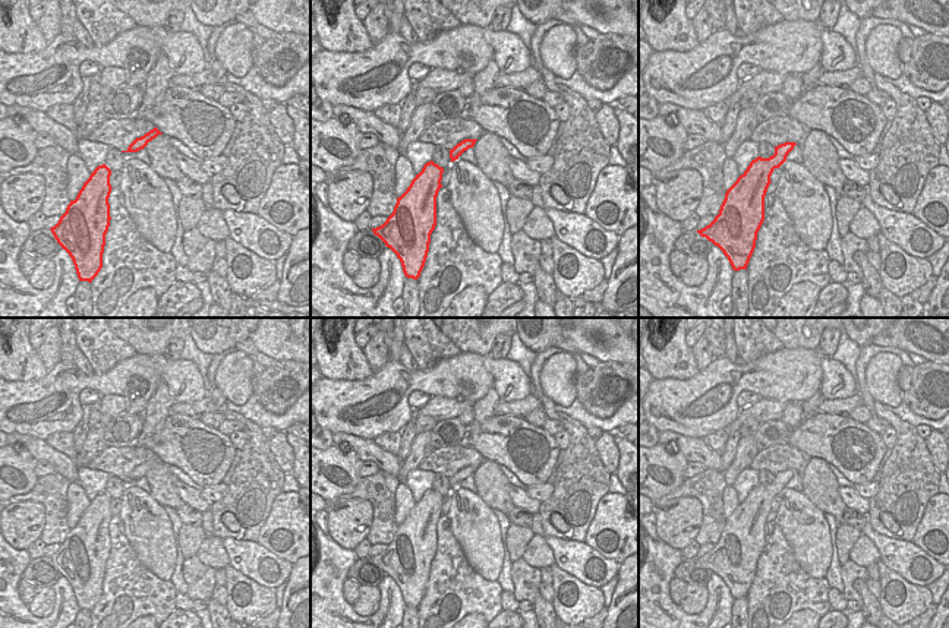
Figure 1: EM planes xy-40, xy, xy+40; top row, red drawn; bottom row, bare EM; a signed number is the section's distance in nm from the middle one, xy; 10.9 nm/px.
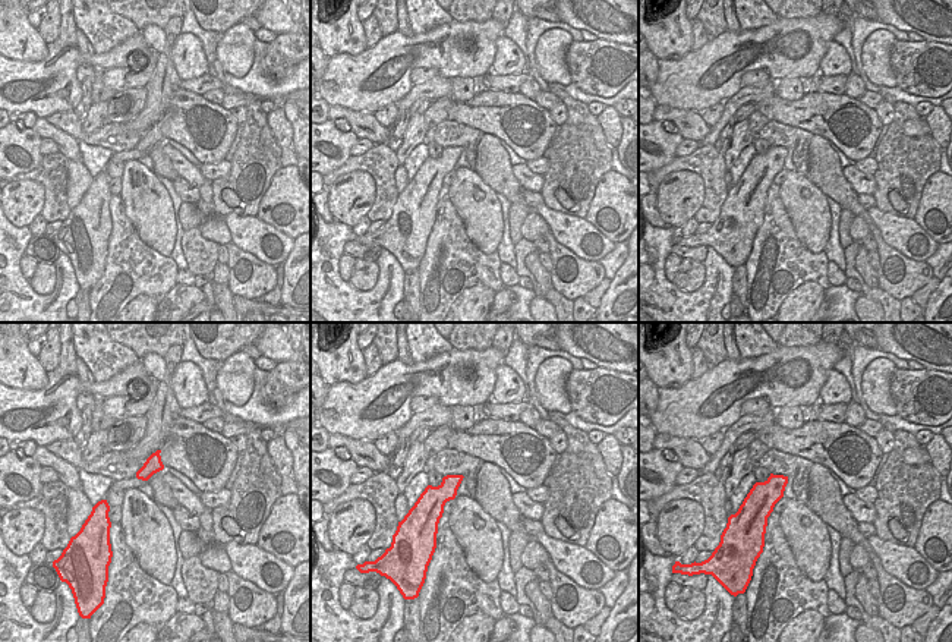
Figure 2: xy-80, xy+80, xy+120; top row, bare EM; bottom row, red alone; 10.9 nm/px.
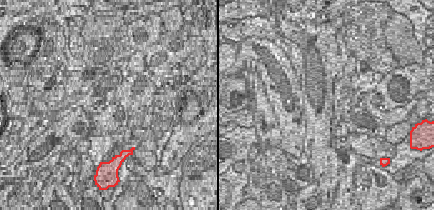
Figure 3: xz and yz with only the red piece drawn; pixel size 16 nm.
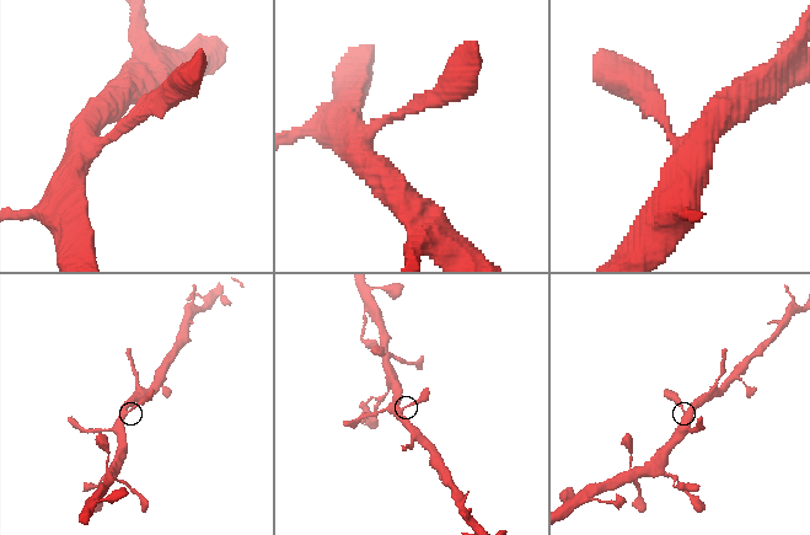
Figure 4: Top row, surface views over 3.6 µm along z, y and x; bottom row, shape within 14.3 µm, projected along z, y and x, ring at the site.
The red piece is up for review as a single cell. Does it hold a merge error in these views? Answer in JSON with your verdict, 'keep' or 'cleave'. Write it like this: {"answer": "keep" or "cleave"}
{"answer": "keep"}

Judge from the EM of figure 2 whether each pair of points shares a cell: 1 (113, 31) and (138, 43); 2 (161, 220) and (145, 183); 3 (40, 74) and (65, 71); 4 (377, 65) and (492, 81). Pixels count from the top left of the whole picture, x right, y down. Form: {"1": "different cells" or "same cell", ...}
{"1": "different cells", "2": "same cell", "3": "same cell", "4": "different cells"}

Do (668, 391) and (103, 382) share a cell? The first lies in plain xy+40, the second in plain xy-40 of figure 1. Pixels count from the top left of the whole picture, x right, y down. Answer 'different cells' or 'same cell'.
same cell

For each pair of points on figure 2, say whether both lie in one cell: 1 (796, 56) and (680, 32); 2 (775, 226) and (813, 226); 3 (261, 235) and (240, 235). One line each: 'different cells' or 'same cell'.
1: different cells
2: different cells
3: same cell

